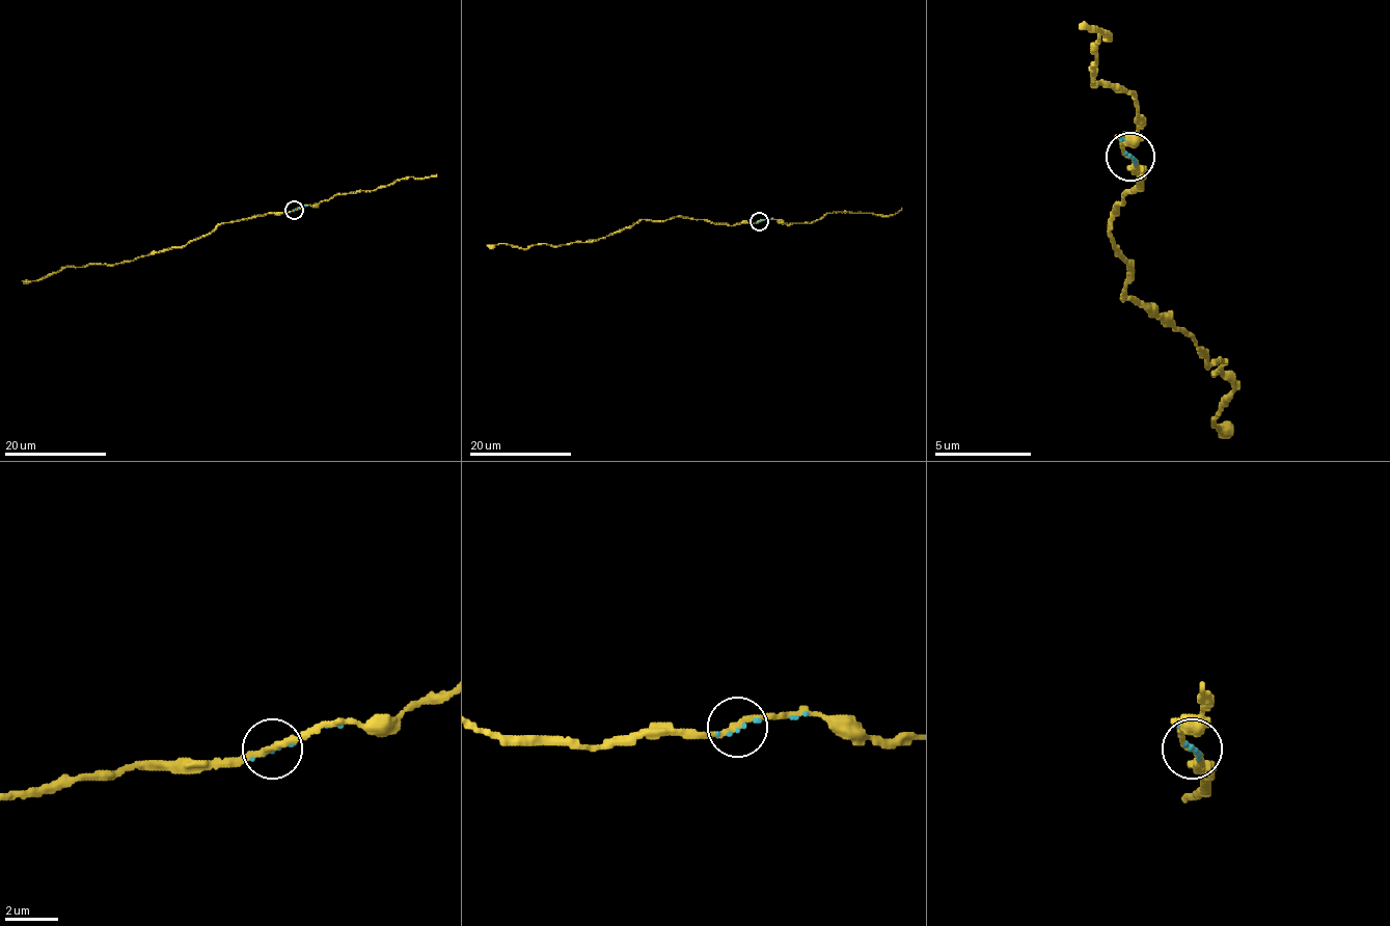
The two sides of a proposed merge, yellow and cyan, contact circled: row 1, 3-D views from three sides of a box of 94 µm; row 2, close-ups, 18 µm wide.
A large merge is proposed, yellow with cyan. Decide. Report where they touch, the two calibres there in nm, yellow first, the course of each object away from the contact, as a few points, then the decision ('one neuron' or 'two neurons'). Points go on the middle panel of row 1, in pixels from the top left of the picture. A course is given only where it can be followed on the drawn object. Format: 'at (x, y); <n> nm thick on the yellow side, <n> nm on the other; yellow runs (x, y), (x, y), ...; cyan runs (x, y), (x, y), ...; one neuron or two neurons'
at (759, 221); 240 nm thick on the yellow side, 150 nm on the other; yellow runs (759, 221), (730, 225), (675, 217), (646, 219), (584, 242), (488, 247); cyan runs (759, 221), (772, 219); one neuron

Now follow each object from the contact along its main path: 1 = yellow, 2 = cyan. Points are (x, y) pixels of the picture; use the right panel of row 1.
1: (1132, 156), (1146, 170), (1117, 209), (1121, 295), (1223, 363), (1214, 373), (1232, 387), (1214, 426), (1228, 435)
2: (1132, 156), (1121, 141)

